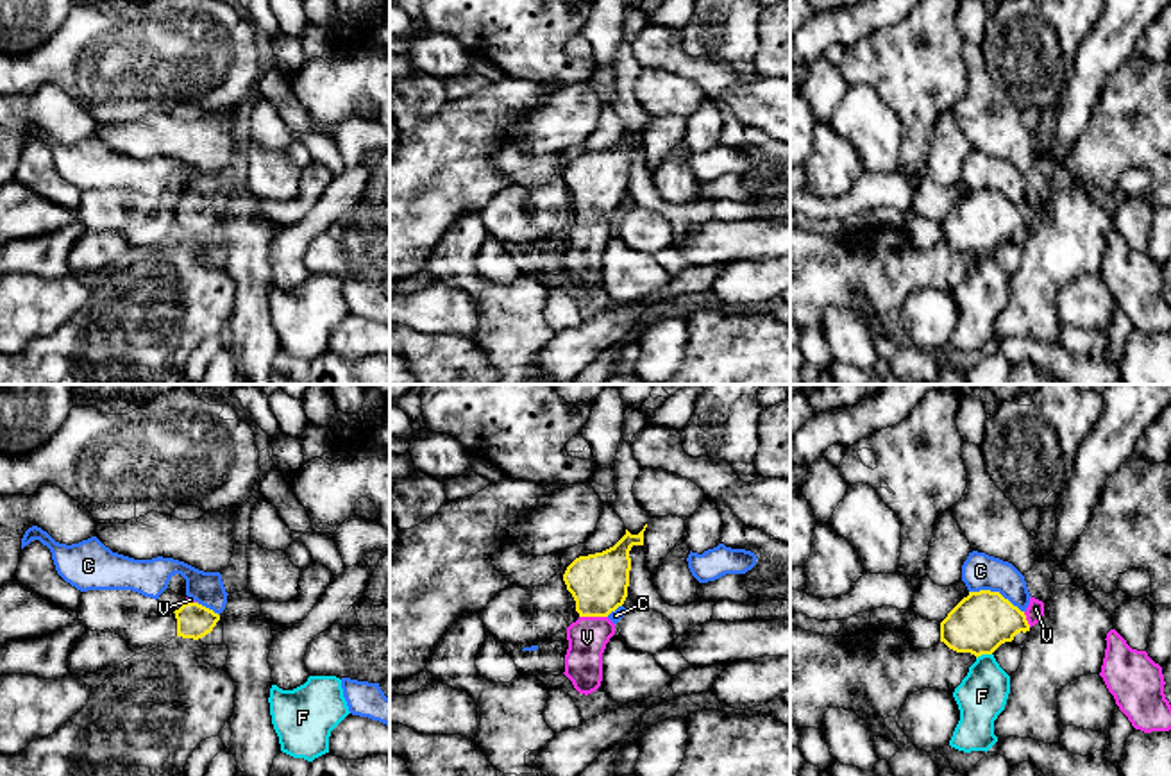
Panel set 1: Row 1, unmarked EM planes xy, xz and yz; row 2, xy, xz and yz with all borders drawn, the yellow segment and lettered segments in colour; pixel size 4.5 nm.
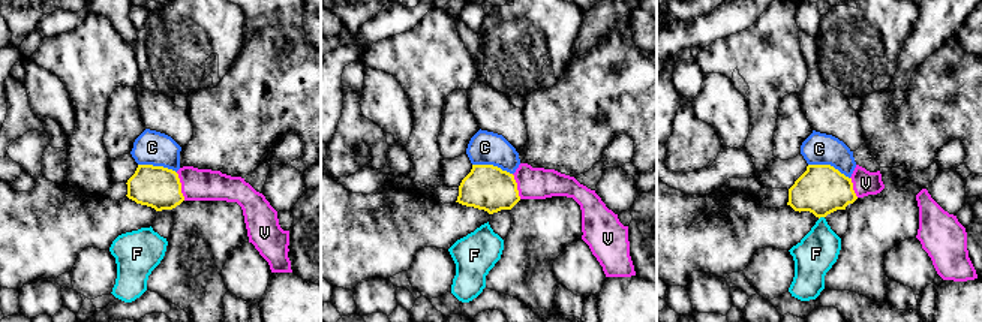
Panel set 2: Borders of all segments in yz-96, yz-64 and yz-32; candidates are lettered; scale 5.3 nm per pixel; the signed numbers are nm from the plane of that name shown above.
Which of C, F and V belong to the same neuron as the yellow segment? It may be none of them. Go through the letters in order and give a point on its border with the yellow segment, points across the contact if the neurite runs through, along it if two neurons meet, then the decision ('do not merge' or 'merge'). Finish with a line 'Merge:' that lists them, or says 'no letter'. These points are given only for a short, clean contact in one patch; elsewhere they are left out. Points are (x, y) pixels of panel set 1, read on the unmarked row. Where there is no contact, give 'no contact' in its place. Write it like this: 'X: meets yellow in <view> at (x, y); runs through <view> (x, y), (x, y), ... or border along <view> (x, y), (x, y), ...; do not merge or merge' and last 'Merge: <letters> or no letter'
C: meets yellow in yz at (996, 192); border along yz (969, 190), (998, 190), (1023, 211); do not merge
F: meets yellow in yz at (984, 253); border along yz (991, 253), (982, 253), (977, 258); do not merge
V: meets yellow in xz at (594, 215); runs through xz (599, 181), (594, 215), (594, 227), (587, 236); merge
Merge: V

